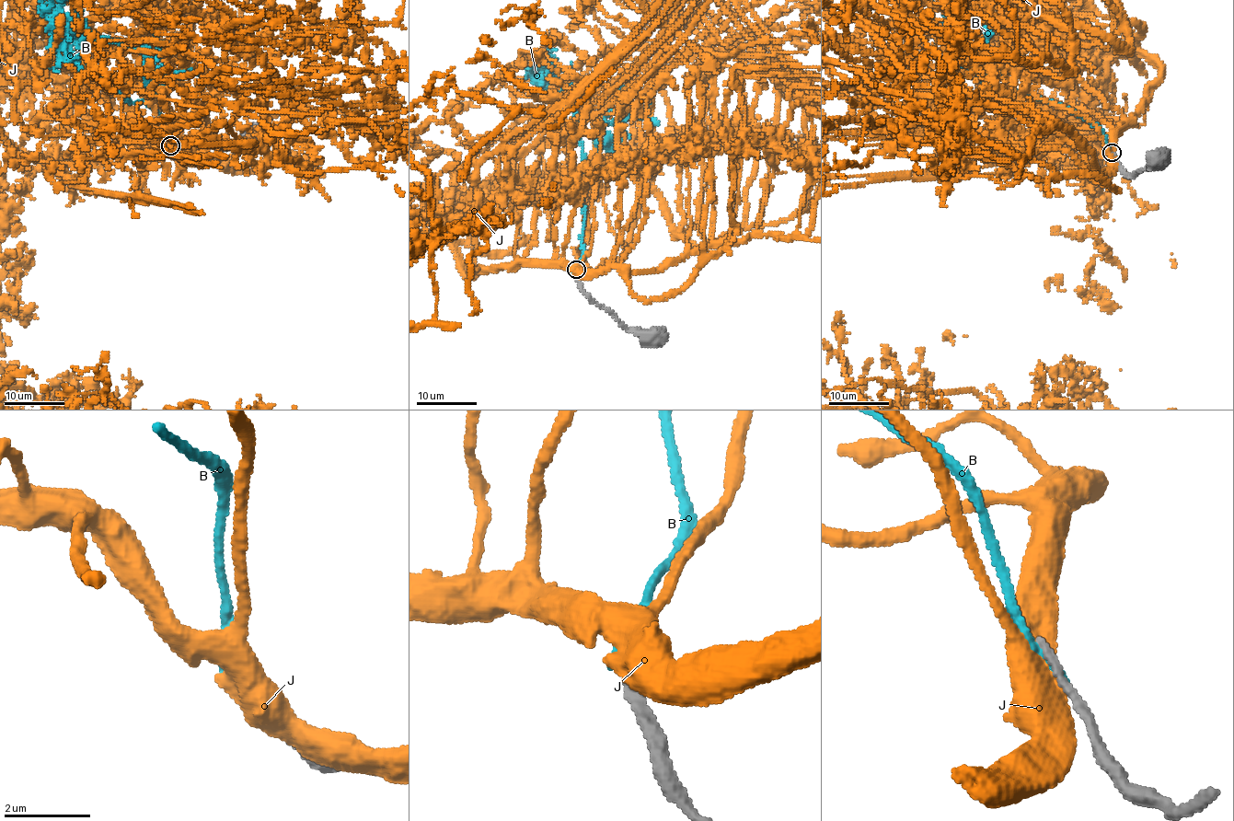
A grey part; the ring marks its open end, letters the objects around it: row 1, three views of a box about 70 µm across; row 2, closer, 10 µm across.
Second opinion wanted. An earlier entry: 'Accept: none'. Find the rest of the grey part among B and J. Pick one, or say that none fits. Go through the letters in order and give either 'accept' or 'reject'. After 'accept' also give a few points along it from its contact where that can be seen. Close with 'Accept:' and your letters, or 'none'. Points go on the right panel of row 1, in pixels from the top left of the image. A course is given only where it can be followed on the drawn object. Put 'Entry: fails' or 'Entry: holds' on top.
Entry: holds
B: reject
J: reject
Accept: none

